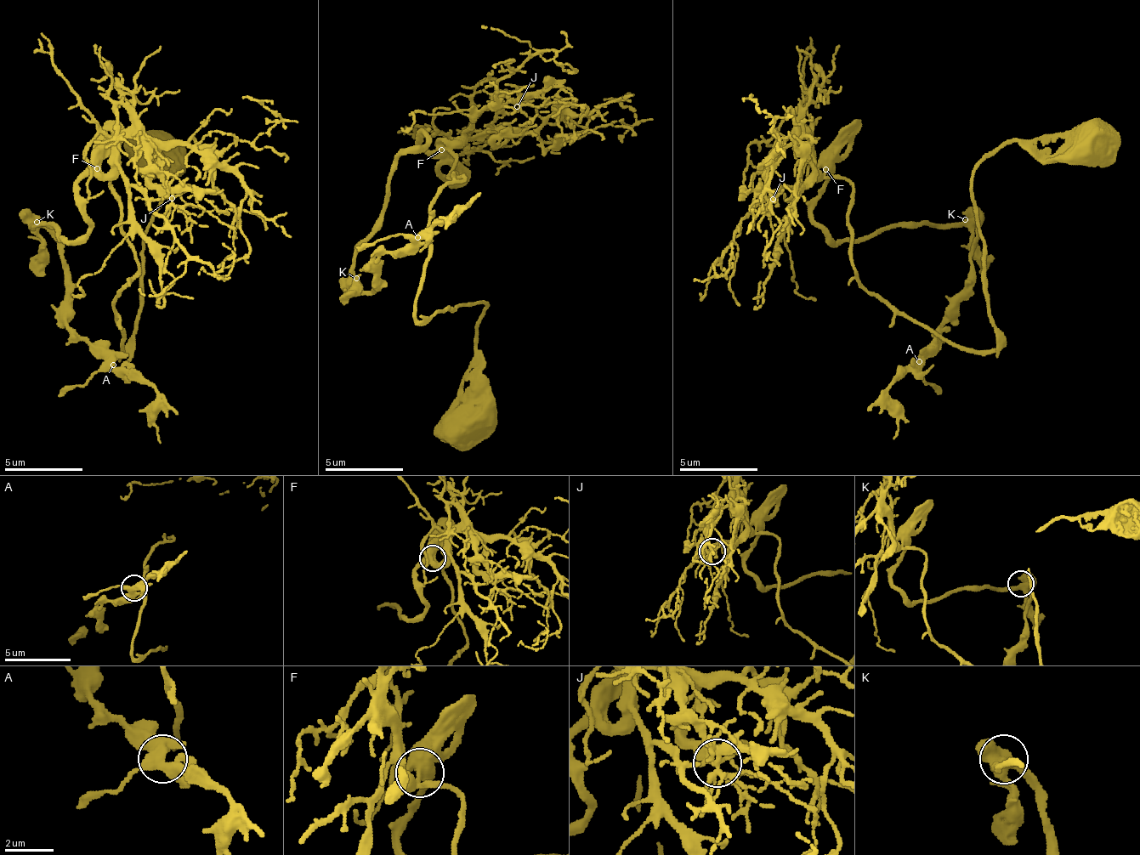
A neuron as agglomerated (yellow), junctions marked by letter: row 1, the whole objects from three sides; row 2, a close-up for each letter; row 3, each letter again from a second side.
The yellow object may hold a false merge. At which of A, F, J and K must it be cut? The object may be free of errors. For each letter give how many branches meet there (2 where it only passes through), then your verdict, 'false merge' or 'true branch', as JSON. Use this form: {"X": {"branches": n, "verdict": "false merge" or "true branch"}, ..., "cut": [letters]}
{"A": {"branches": 4, "verdict": "true branch"}, "F": {"branches": 6, "verdict": "true branch"}, "J": {"branches": 9, "verdict": "true branch"}, "K": {"branches": 6, "verdict": "true branch"}, "cut": []}

